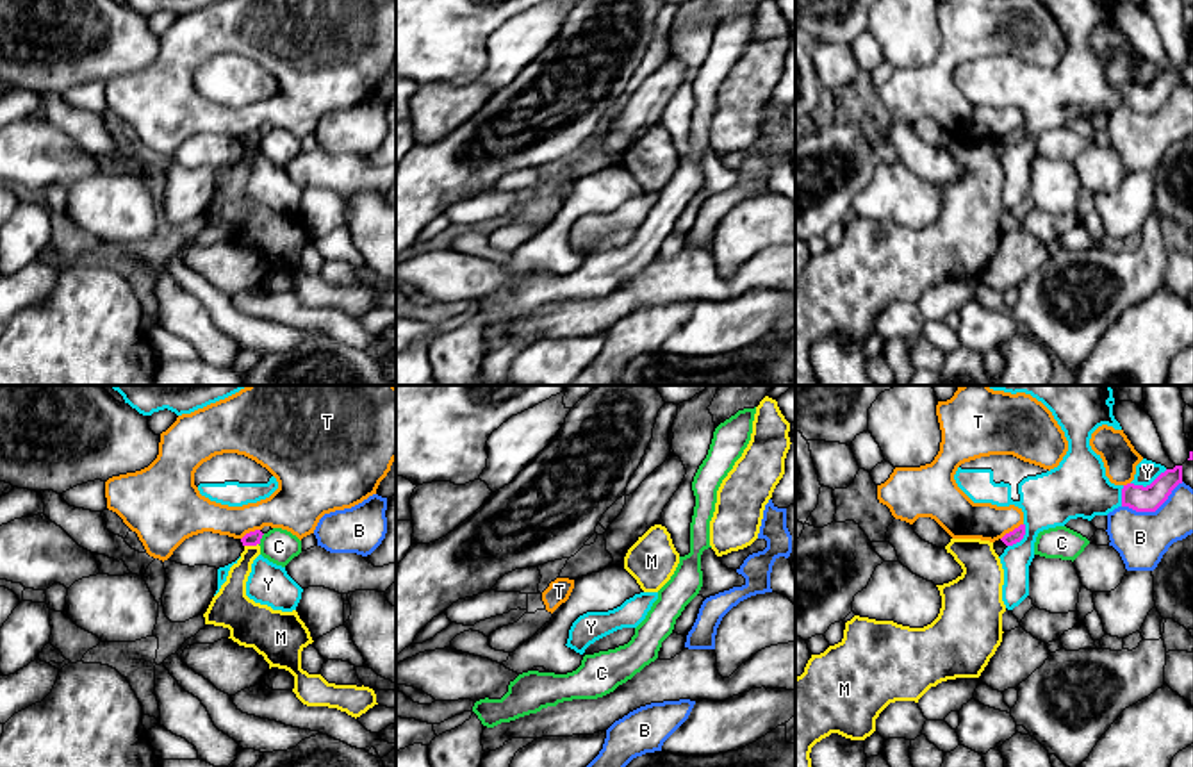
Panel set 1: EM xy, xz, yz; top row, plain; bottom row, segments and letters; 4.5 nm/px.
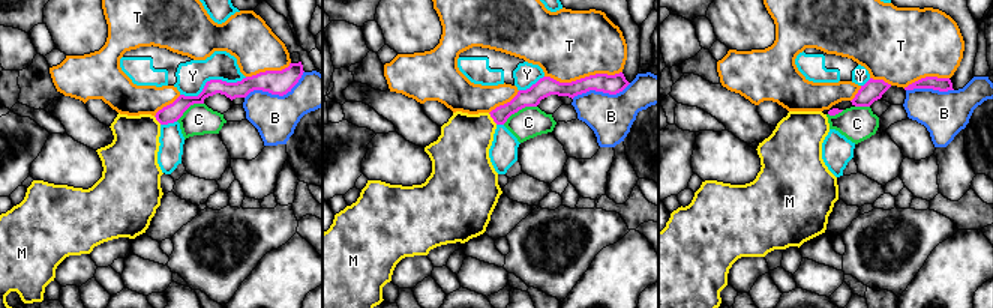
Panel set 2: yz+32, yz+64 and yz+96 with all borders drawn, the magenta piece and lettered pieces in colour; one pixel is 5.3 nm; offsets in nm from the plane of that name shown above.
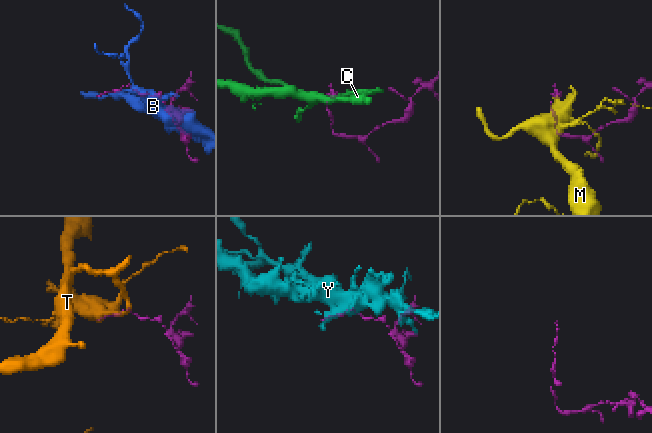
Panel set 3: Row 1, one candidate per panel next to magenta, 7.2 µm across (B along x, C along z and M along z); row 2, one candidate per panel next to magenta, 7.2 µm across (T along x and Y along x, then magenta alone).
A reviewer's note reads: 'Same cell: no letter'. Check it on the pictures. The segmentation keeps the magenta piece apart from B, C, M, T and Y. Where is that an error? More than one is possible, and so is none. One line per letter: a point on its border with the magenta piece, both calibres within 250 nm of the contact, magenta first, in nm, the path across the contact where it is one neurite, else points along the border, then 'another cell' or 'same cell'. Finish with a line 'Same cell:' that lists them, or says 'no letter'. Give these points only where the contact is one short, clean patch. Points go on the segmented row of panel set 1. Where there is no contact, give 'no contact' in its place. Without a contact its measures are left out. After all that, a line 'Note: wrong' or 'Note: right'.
B: meets magenta in yz at (1152, 511); 120 nm thick on the magenta side, 240 nm on the other; another cell
C: meets magenta in xy at (261, 537); 60 nm thick on the magenta side, 160 nm on the other; border along xy (264, 534), (259, 544); another cell
M: meets magenta in xy at (250, 544); 60 nm thick on the magenta side, 130 nm on the other; border along xy (257, 543), (245, 546); another cell
T: meets magenta in yz at (1013, 530); 60 nm thick on the magenta side, 180 nm on the other; another cell
Y: meets magenta in yz at (1151, 484); 120 nm thick on the magenta side, 100 nm on the other; another cell
Same cell: no letter
Note: right

